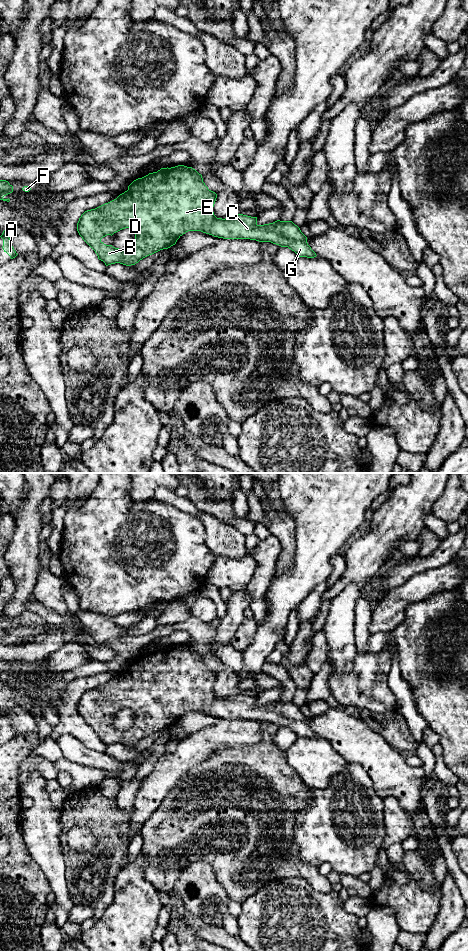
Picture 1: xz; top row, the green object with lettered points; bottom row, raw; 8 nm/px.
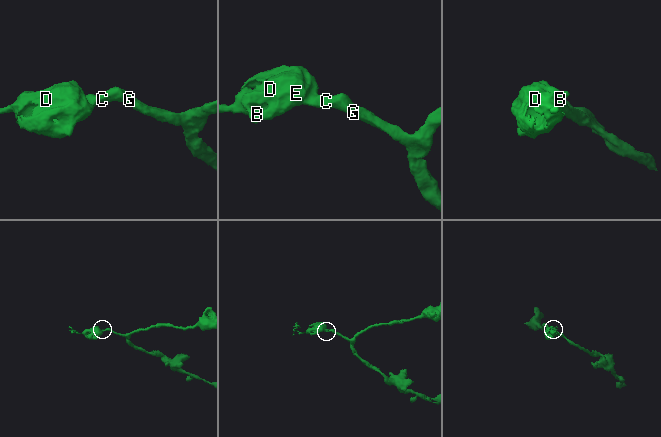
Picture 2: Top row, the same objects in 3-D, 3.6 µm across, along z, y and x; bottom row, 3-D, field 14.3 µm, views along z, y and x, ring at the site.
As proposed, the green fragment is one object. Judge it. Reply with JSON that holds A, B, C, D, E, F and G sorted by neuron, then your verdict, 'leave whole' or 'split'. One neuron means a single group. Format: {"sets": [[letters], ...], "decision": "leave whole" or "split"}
{"sets": [["A", "B", "C", "D", "E", "F", "G"]], "decision": "leave whole"}

